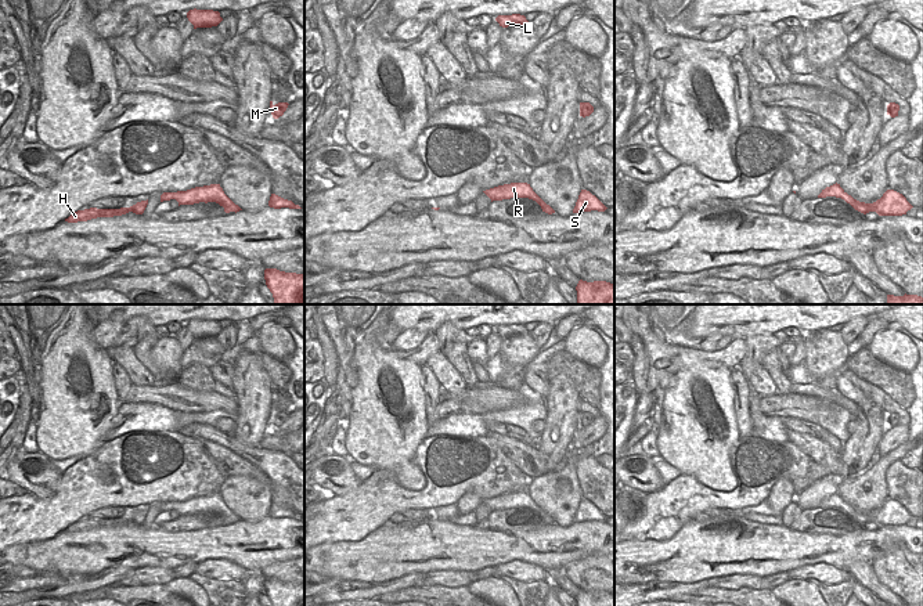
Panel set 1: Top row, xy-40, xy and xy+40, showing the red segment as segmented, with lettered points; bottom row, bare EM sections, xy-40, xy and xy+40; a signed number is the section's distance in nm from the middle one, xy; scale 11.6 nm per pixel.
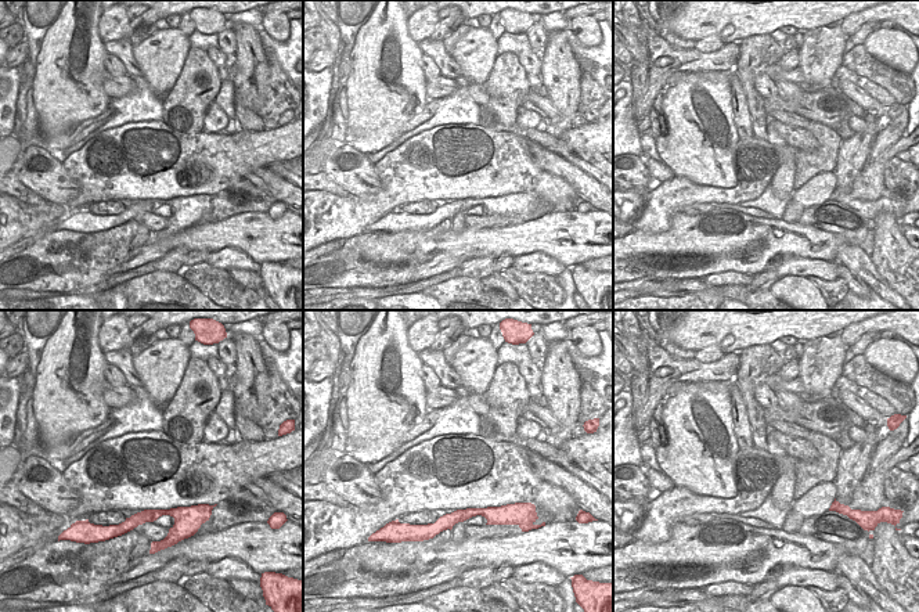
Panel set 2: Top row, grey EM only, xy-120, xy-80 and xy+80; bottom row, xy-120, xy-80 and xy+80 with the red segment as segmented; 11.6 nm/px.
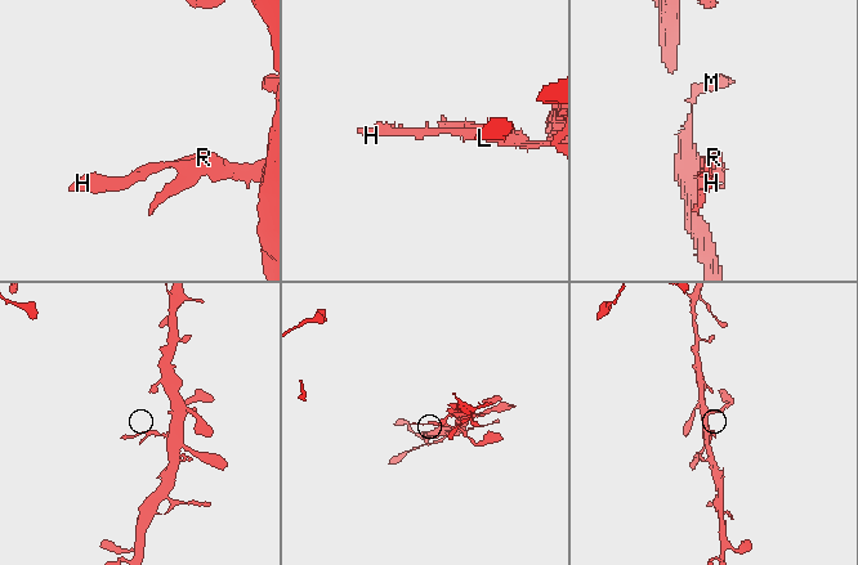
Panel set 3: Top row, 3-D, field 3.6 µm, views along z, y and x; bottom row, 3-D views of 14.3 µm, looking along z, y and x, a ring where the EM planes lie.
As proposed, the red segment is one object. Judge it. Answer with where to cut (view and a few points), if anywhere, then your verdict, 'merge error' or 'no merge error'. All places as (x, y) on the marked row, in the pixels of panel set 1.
cut in xy+40 along (854, 199), (857, 202), (855, 209); merge error

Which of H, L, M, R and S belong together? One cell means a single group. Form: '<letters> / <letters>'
H R / L M S

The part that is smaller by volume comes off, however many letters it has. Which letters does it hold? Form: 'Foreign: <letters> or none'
Foreign: H, R

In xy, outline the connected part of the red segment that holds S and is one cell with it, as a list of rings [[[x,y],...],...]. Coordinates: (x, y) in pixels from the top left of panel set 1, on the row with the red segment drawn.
[[[581,190],[573,213],[583,213],[591,210],[605,212],[606,209],[607,208],[595,195],[592,195],[587,190]]]

